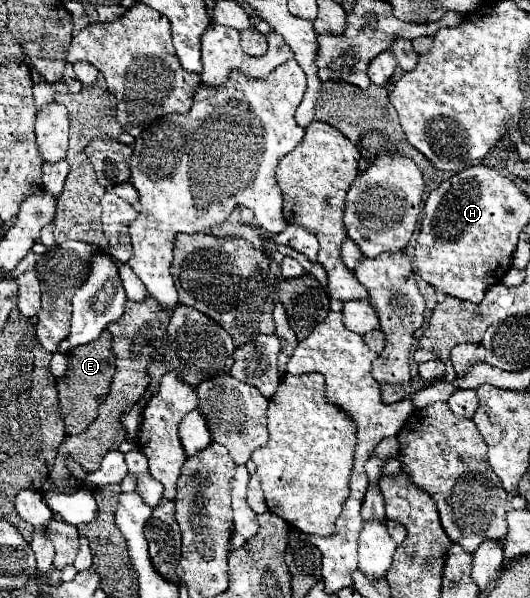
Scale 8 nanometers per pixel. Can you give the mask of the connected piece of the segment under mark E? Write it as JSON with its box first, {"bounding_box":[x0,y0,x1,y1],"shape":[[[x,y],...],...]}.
{"bounding_box":[57,329,115,435],"shape":[[[105,329],[97,341],[79,345],[77,349],[69,351],[69,371],[67,377],[57,379],[59,391],[59,405],[63,411],[65,433],[79,435],[83,433],[97,417],[97,409],[107,397],[111,377],[115,373],[115,357],[111,353],[111,333]]]}

